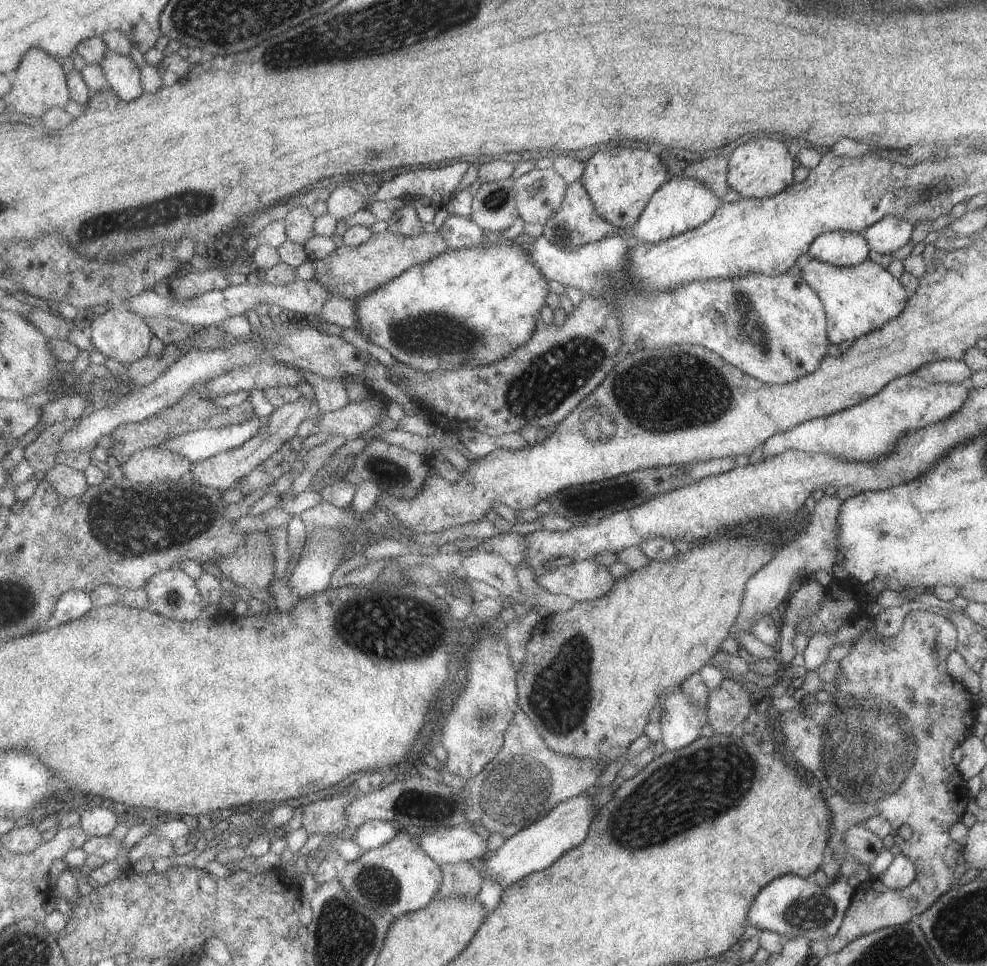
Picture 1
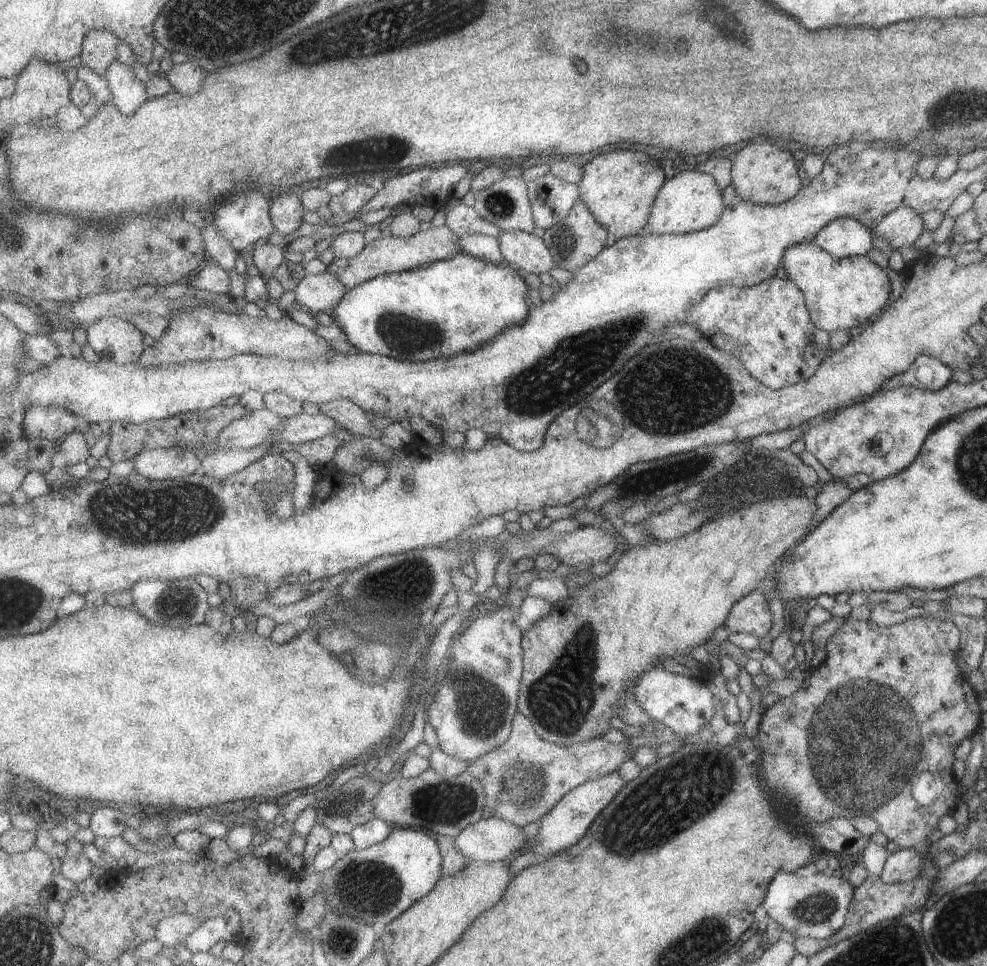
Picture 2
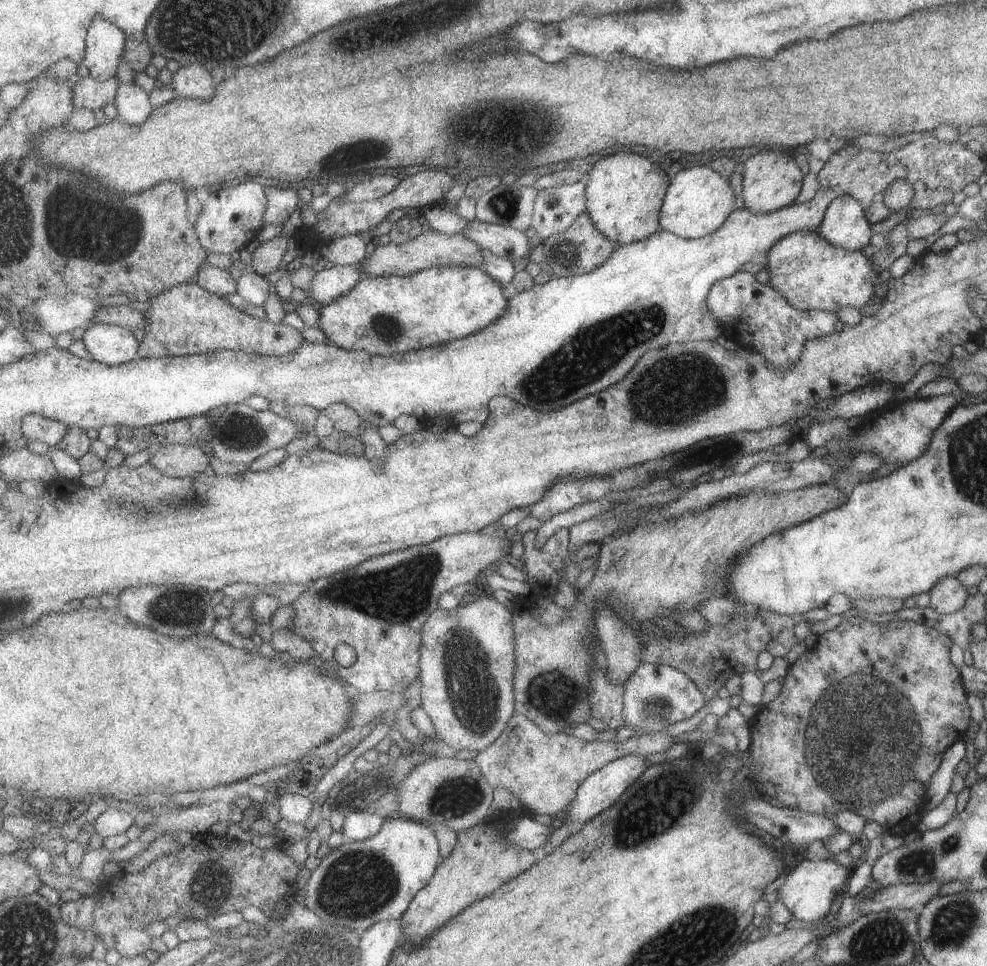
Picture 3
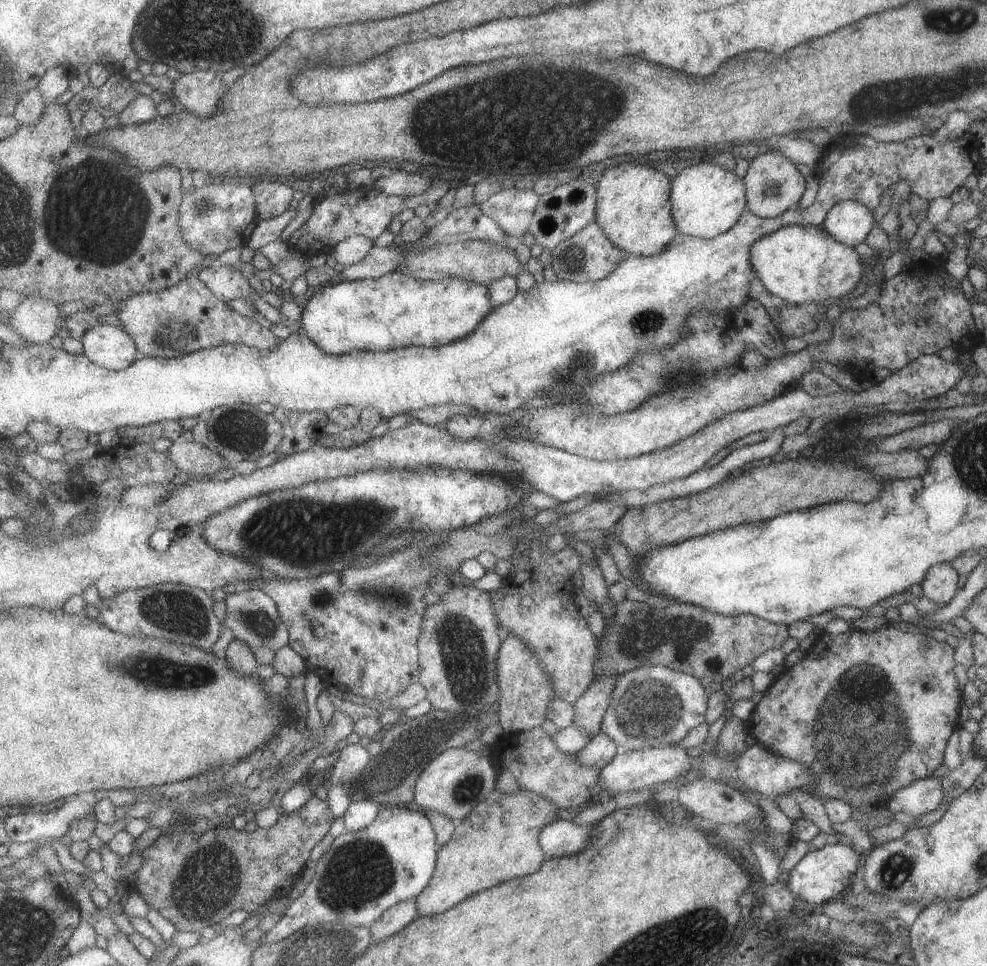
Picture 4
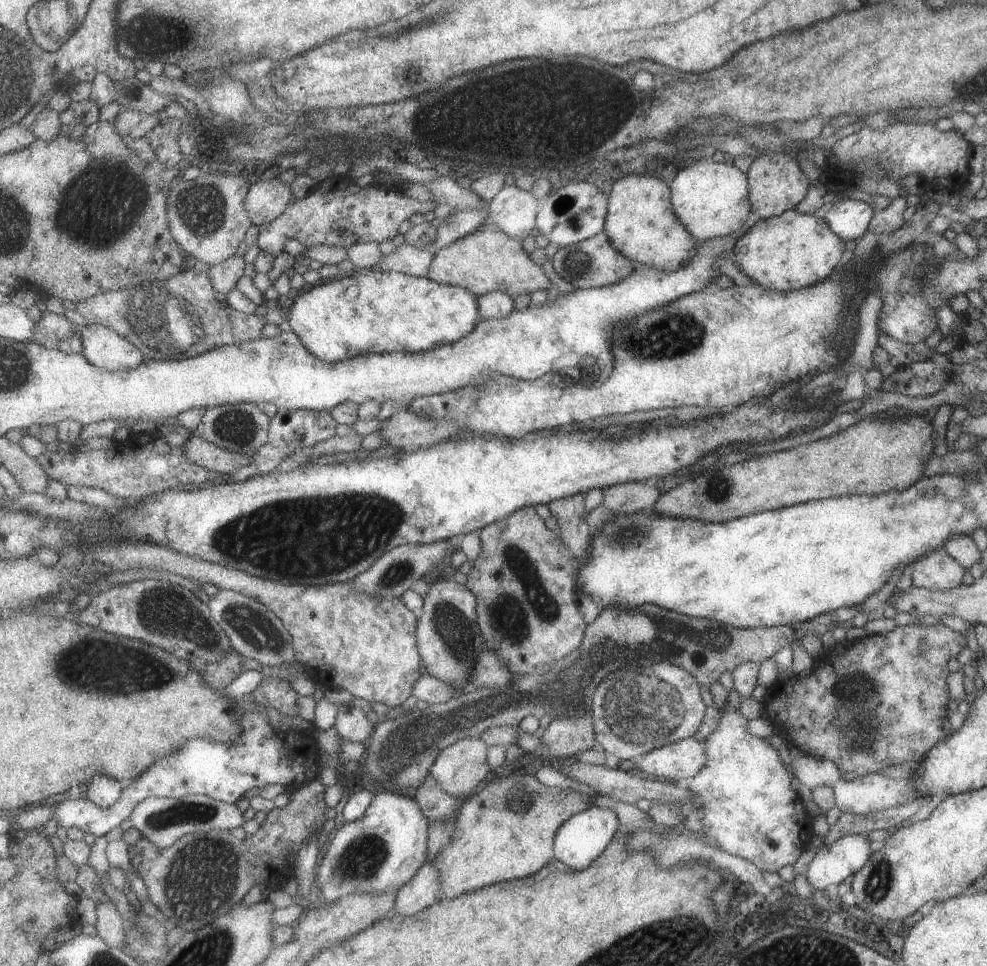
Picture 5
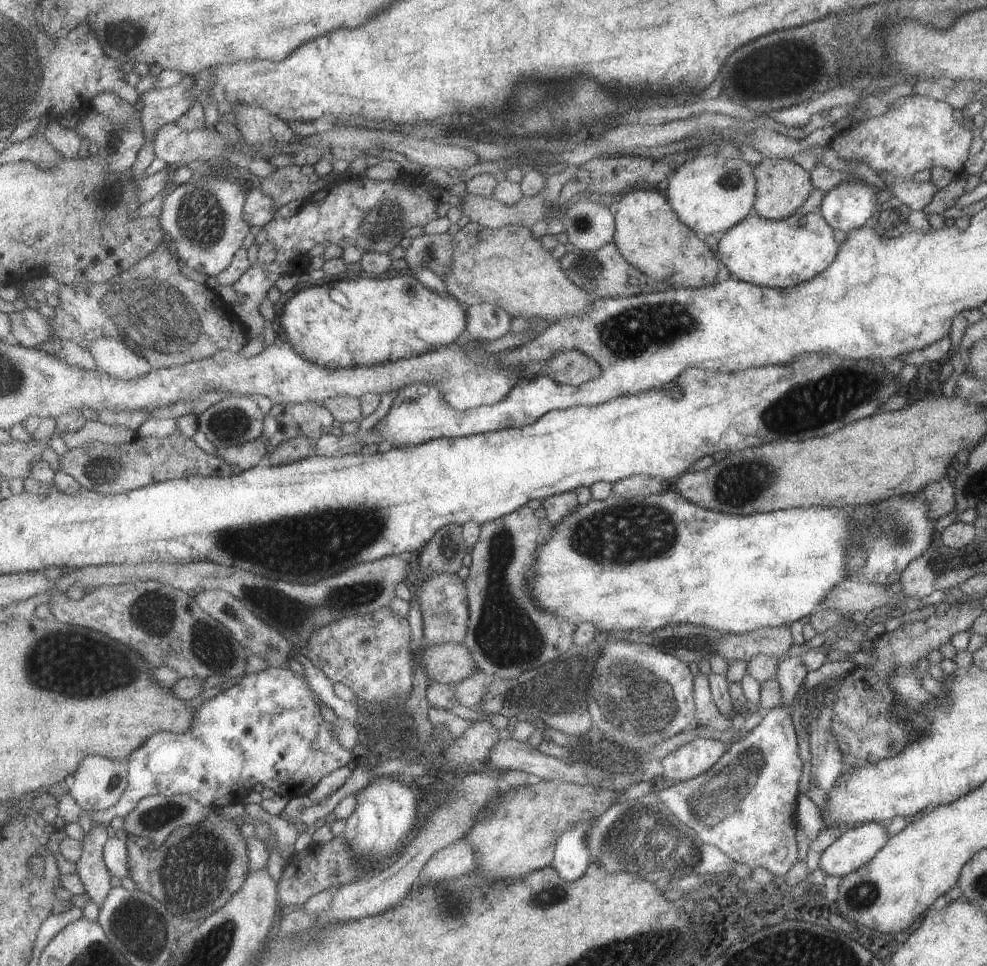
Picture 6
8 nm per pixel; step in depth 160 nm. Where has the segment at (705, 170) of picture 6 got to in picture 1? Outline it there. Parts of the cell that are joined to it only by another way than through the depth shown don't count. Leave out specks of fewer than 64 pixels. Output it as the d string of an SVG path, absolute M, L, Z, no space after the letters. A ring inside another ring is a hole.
M683 176L669 178L649 198L648 205L641 212L637 223L632 225L633 240L645 242L645 244L659 244L663 240L679 236L704 224L713 216L713 212L720 204L721 201L709 192L709 188L705 188L697 180Z

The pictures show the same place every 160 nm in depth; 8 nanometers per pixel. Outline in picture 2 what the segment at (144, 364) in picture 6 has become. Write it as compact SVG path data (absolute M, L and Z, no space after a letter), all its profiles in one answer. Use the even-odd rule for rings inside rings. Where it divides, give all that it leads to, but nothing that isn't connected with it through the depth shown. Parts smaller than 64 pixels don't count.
M106 317L103 319L96 320L91 326L86 327L86 333L88 334L88 343L90 346L99 354L102 361L113 362L119 365L135 364L140 363L141 356L147 348L143 338L144 333L132 321L122 320L118 317Z

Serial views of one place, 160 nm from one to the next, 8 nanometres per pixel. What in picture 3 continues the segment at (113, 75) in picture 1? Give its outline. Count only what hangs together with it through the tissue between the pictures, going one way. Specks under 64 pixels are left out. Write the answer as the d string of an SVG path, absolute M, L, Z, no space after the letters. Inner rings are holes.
M120 83L115 104L118 106L121 118L132 125L147 122L154 111L150 94L134 83Z

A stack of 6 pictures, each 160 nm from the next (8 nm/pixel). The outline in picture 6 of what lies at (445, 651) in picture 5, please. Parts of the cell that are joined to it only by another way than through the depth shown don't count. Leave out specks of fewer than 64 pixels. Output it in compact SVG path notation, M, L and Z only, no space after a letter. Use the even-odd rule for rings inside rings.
M433 573L430 579L424 580L417 588L412 586L416 591L417 601L421 608L423 616L423 634L425 642L431 645L440 645L445 643L462 643L468 635L468 626L470 619L470 608L468 605L468 588L464 578L457 573Z

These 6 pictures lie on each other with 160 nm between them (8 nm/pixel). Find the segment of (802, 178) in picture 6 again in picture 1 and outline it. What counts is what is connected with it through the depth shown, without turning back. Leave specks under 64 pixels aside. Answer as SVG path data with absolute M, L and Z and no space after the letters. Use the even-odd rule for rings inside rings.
M759 138L749 144L737 146L727 160L727 185L742 198L768 198L793 183L793 158L789 155L787 142L771 138Z

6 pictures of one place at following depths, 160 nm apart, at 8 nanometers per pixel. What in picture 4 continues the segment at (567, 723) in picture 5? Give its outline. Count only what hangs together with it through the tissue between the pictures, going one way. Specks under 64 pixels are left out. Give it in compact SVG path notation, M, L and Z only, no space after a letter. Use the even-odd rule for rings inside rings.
M619 674L599 676L597 680L593 680L592 687L573 705L576 711L573 724L577 728L584 728L585 734L591 739L600 734L605 708L609 704L609 692L613 692L617 678Z

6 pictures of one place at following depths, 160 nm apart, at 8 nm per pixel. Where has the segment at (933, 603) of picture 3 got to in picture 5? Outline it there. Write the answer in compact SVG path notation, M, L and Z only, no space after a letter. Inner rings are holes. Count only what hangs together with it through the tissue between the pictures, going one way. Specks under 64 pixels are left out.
M941 547L934 548L911 564L911 582L914 587L934 591L957 588L962 583L964 566Z

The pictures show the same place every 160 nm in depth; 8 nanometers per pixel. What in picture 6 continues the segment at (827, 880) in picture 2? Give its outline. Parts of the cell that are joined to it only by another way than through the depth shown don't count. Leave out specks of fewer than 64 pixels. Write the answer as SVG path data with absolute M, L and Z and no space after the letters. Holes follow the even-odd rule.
M858 823L823 850L817 867L825 875L842 877L869 862L887 839L885 823Z

